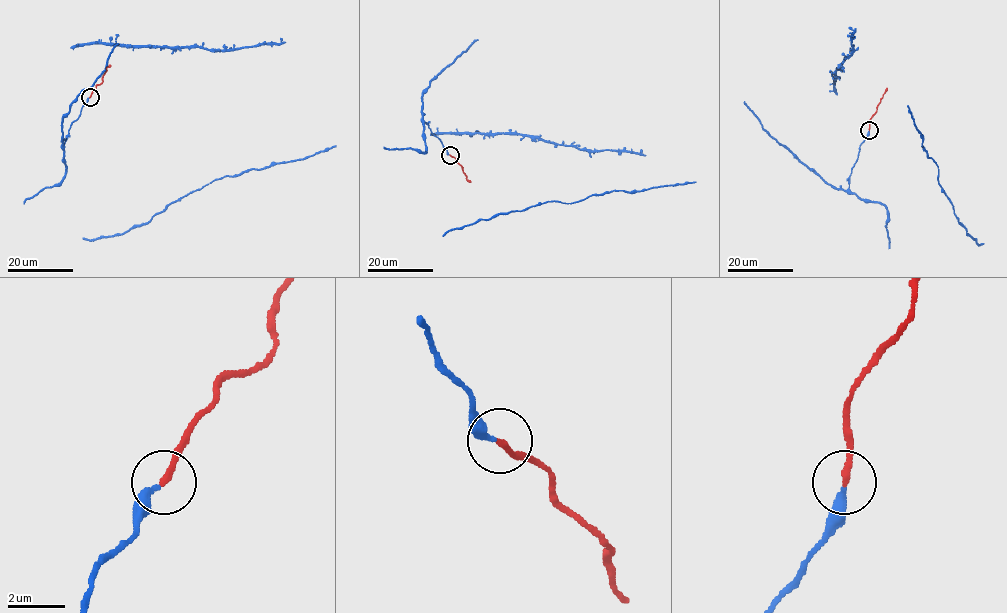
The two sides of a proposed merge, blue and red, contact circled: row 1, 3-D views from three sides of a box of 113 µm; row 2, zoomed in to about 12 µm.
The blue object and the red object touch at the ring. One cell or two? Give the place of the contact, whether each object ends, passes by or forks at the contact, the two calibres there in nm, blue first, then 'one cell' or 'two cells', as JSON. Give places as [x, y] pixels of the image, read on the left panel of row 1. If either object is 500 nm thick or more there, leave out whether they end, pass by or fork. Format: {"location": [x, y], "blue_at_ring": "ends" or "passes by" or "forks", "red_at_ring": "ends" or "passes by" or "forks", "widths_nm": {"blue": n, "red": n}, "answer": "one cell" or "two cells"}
{"location": [90, 97], "blue_at_ring": "ends", "red_at_ring": "ends", "widths_nm": {"blue": 320, "red": 220}, "answer": "one cell"}

